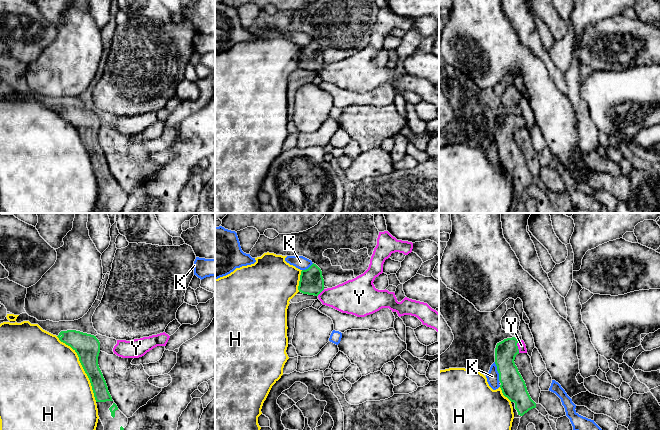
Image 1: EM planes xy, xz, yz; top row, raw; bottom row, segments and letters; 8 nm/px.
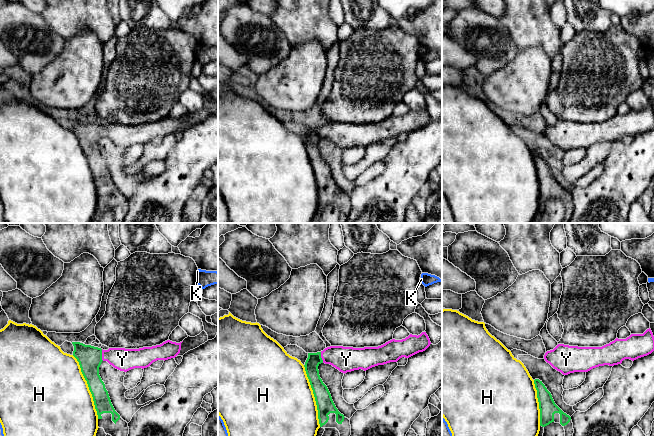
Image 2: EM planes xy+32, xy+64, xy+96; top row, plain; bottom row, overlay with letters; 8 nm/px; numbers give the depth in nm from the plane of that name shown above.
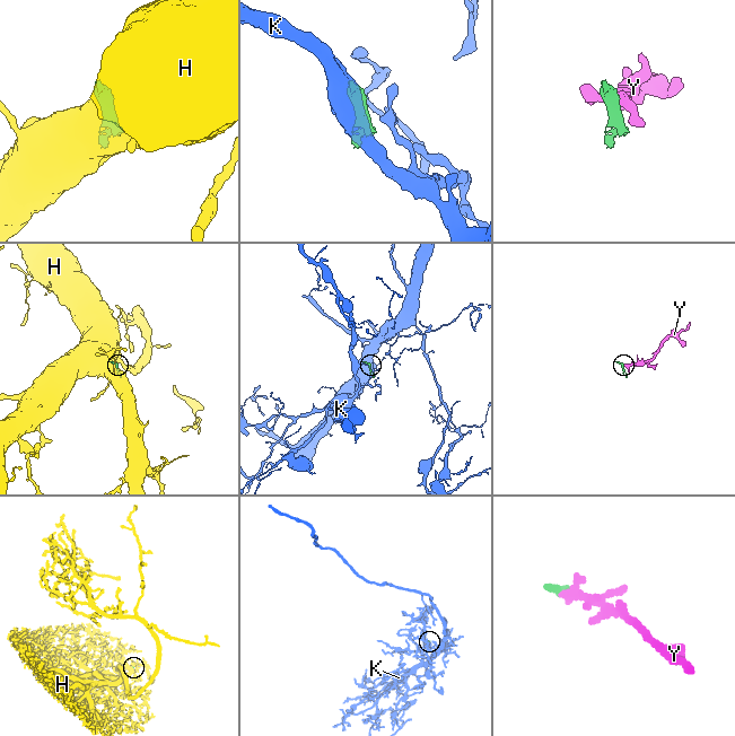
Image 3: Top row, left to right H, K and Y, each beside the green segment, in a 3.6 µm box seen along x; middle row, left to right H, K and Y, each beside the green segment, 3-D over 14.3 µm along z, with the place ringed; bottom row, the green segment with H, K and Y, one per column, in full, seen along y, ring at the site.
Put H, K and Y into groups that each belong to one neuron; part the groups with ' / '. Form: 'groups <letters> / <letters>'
groups H / K / Y

